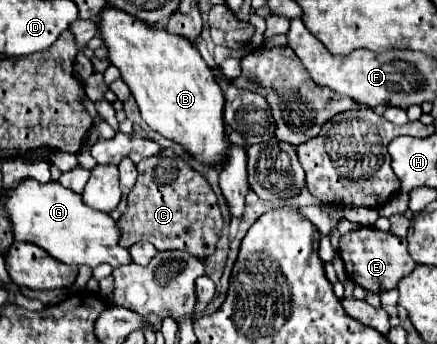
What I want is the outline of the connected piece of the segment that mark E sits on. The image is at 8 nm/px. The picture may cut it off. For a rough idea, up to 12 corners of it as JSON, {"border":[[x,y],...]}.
{"border":[[364,227],[340,239],[348,279],[396,289],[414,271],[406,239]]}

